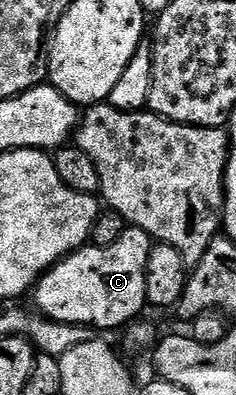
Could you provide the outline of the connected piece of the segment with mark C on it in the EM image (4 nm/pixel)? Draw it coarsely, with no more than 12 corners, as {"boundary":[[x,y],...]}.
{"boundary":[[129,226],[36,281],[41,316],[100,333],[145,310],[154,241]]}

